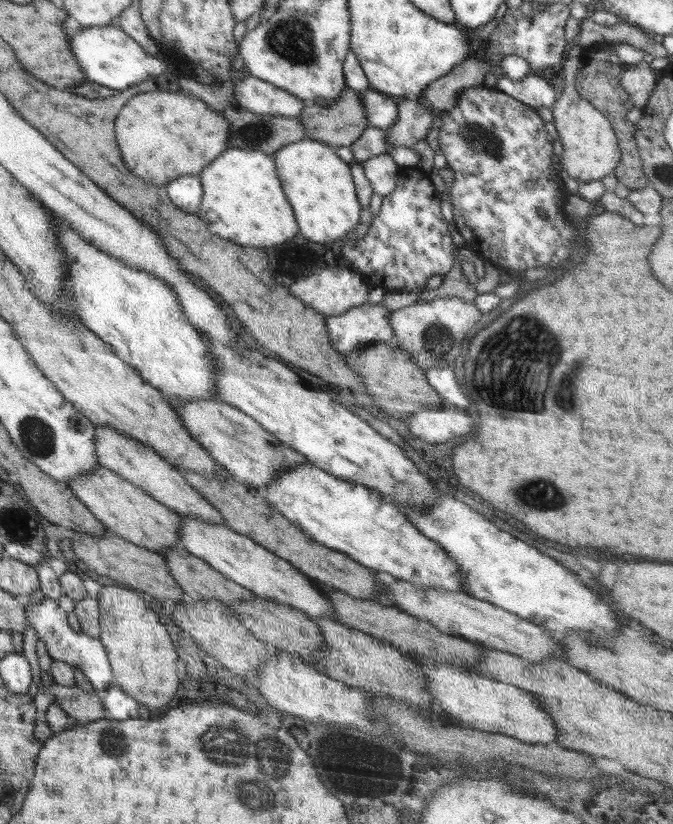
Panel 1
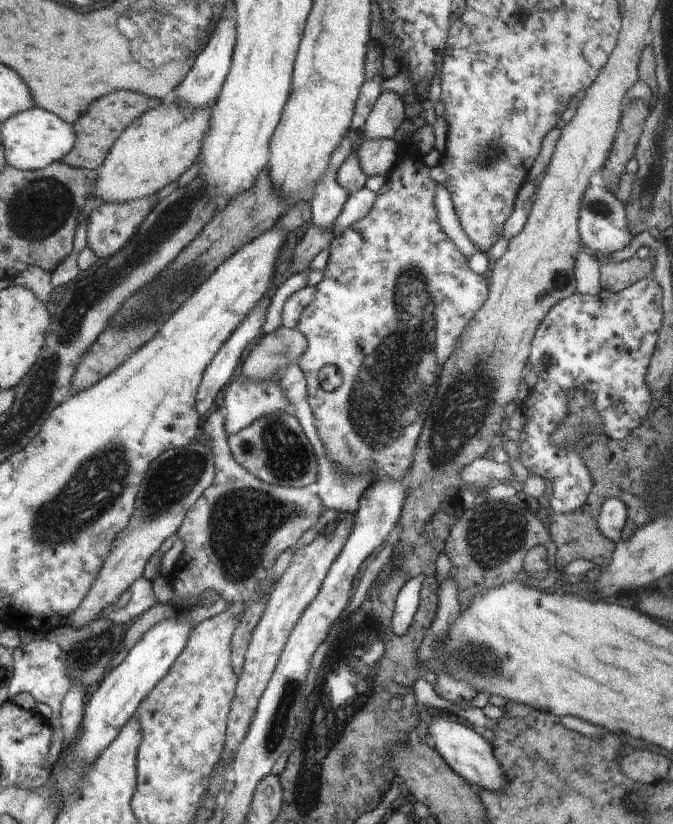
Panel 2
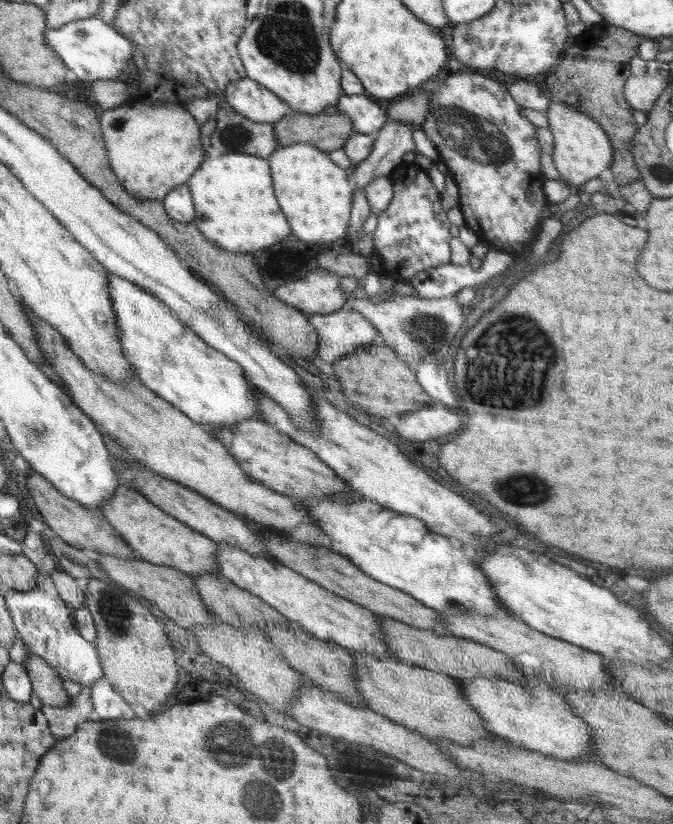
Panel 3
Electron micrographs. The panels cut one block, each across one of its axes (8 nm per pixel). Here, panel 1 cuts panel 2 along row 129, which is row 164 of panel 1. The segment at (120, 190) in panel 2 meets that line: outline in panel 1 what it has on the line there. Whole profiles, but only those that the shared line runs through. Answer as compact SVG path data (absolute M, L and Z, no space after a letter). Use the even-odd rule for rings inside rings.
M181 88L177 92L165 92L165 91L149 91L146 93L140 93L138 96L134 96L132 100L128 100L127 105L124 107L124 114L120 114L120 145L124 146L124 154L128 154L128 164L124 162L124 165L128 166L128 169L132 170L132 174L136 174L137 178L144 179L146 184L153 183L160 187L165 187L172 179L176 179L182 175L198 175L203 168L206 168L214 158L216 158L221 152L229 149L229 143L231 138L230 121L224 117L221 112L211 110L208 104L205 104L203 100L196 97L195 94L182 91Z

